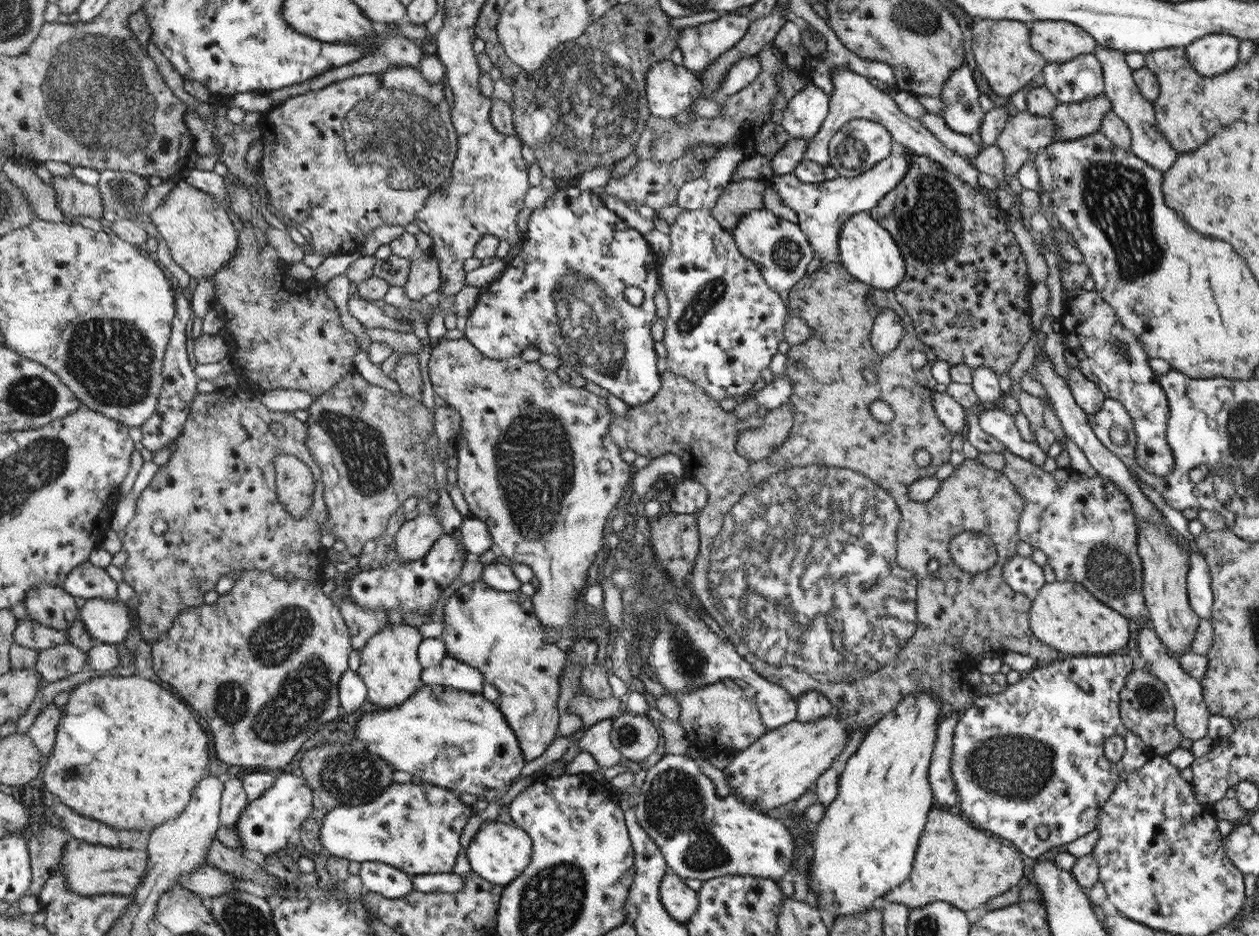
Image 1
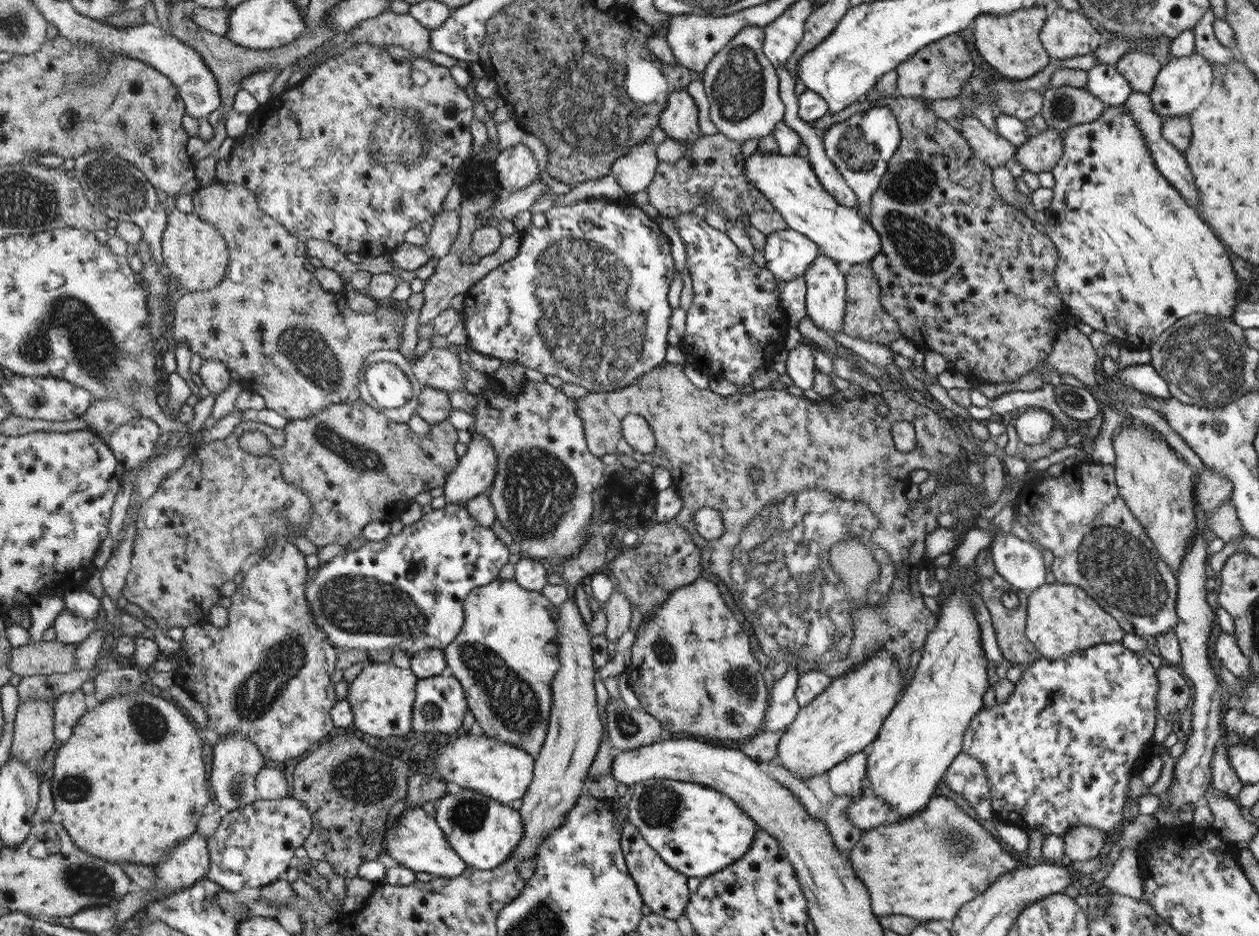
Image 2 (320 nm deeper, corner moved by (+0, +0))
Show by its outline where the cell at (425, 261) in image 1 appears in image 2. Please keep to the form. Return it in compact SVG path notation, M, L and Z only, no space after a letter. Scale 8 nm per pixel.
M459 209L446 210L442 214L436 215L432 221L433 228L427 236L426 248L429 260L436 258L440 260L442 256L450 253L450 249L457 239L460 228Z

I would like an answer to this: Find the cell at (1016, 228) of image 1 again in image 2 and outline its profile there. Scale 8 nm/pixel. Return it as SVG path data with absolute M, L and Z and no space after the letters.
M966 118L951 123L964 135L974 154L993 169L1004 166L1005 162L1016 154L1016 146L998 132L988 130L976 118Z

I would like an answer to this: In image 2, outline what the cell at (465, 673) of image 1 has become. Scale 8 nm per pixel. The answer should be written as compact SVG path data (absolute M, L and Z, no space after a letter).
M449 673L418 680L418 695L414 703L414 719L411 729L415 732L440 732L455 735L461 731L464 718L469 711L466 693L460 681Z

